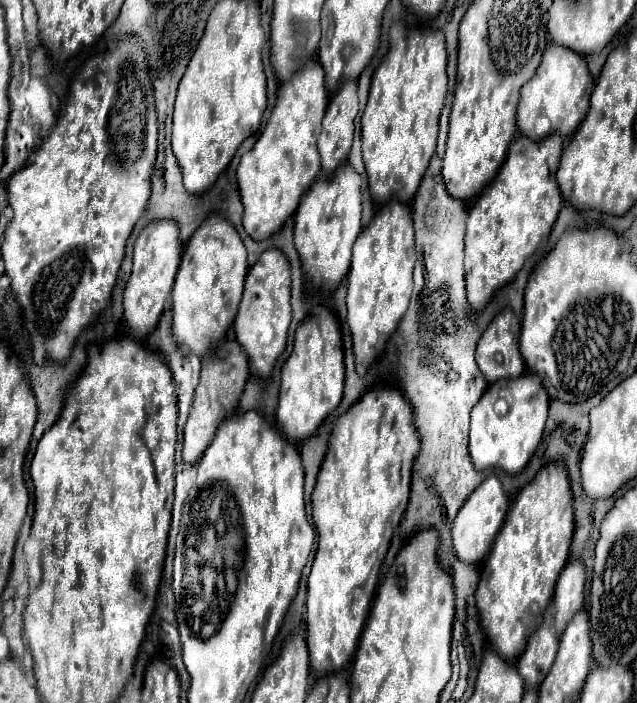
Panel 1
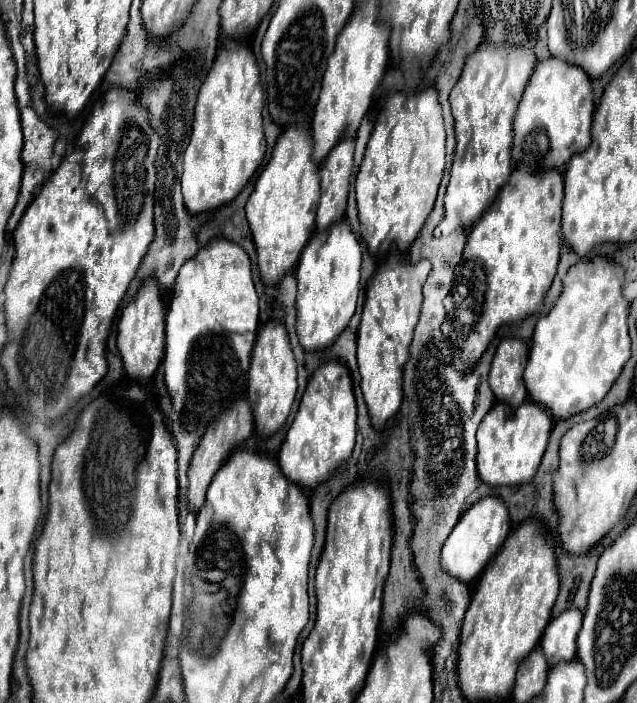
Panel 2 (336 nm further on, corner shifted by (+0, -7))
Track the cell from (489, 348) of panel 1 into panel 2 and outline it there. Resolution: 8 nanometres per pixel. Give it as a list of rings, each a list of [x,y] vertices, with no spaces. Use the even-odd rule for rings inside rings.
[[[503,337],[489,371],[489,385],[497,401],[517,407],[525,401],[527,389],[523,385],[523,371],[527,365],[529,347],[517,337]]]

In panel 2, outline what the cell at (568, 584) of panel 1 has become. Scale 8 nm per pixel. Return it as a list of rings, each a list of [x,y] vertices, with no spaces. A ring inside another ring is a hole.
[[[569,607],[561,615],[551,619],[541,639],[541,649],[549,665],[571,661],[575,657],[575,639],[581,629],[581,621],[583,613],[575,607]]]

